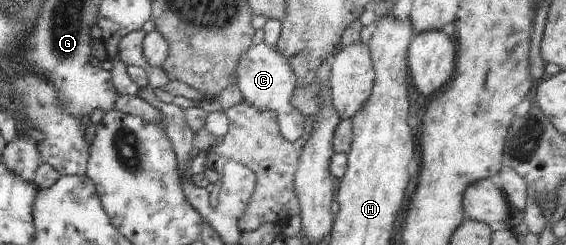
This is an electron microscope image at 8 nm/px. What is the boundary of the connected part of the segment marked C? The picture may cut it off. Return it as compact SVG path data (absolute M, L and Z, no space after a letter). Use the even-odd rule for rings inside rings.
M265 43L251 46L238 61L236 78L236 84L244 97L243 103L249 111L275 110L279 117L280 132L287 141L297 141L304 134L302 113L290 104L296 84L293 67L274 46Z

